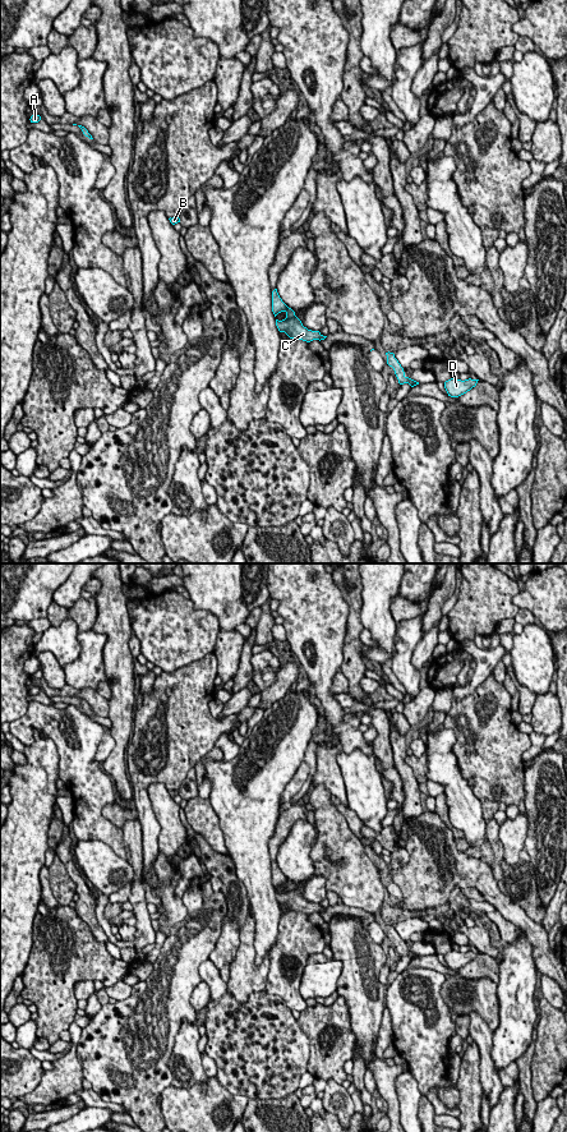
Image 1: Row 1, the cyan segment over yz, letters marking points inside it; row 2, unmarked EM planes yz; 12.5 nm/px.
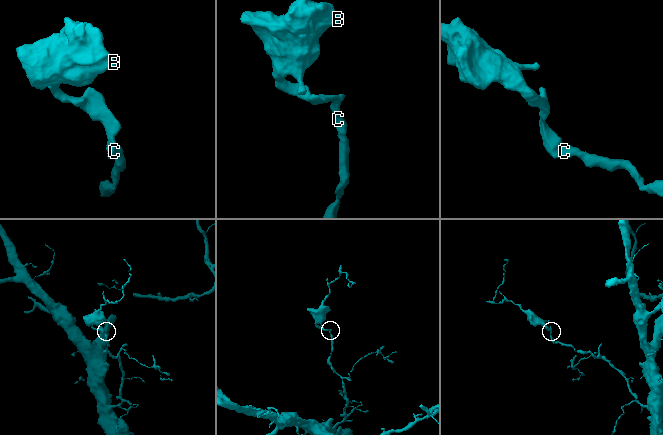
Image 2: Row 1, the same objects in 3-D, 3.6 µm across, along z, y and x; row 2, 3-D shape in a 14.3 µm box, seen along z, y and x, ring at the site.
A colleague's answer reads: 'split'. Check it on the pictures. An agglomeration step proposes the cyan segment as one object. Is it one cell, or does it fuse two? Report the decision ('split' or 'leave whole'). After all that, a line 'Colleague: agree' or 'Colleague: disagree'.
leave whole
Colleague: disagree

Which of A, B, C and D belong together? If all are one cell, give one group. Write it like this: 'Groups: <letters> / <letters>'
Groups: A B C D

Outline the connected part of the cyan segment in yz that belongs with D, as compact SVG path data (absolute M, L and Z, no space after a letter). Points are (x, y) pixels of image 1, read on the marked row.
M451 378L448 381L444 382L444 388L448 394L448 396L451 397L458 397L464 394L466 394L467 391L470 391L472 387L476 386L479 379L457 379L457 378Z

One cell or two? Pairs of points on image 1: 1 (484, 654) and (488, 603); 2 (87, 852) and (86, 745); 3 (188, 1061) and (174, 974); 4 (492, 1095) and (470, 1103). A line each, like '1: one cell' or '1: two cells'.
1: two cells
2: two cells
3: two cells
4: two cells

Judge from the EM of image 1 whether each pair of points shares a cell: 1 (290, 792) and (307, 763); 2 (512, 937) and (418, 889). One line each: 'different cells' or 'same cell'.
1: same cell
2: different cells

